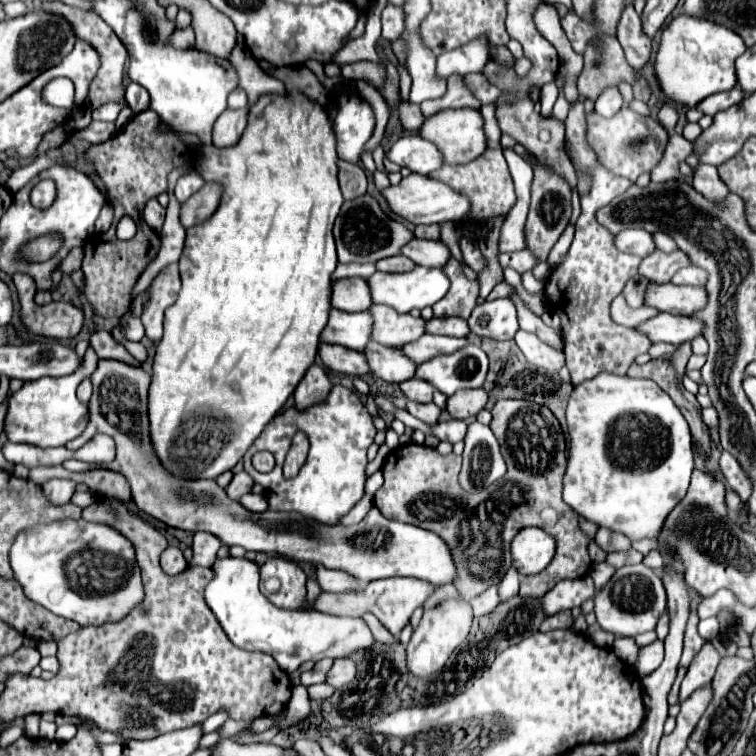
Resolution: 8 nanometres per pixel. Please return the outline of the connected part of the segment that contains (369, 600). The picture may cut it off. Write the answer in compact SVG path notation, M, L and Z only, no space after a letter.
M385 578L385 580L373 580L367 584L365 592L361 594L331 594L331 592L321 592L321 596L315 602L315 608L325 614L337 614L337 616L361 616L363 612L373 612L379 622L393 632L393 636L399 636L405 624L409 622L411 614L425 604L425 600L433 594L435 586L417 580L417 578Z

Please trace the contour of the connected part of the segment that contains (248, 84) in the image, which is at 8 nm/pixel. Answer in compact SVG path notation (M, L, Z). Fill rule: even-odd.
M235 46L229 60L235 64L235 68L239 72L239 86L247 92L249 104L257 104L257 98L261 98L265 94L283 94L285 92L285 84L279 78L265 74L265 70L259 68L257 60L249 54L249 50L245 46Z

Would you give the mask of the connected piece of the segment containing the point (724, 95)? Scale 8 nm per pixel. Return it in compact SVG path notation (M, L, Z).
M733 88L733 90L727 90L727 92L717 92L713 96L707 96L703 102L697 104L697 108L703 112L703 114L717 114L721 110L727 110L729 106L733 104L739 104L747 94L741 90L741 88Z

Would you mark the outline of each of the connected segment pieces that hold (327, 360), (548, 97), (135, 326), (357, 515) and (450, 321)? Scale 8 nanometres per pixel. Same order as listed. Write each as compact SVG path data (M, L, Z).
M319 344L319 354L321 360L327 368L343 372L343 374L351 374L351 376L367 376L371 374L369 362L365 360L363 352L353 352L351 348L341 348L341 346L333 346L333 344Z
M549 82L541 88L541 116L551 114L555 100L557 100L557 86L555 86L555 82Z
M127 316L125 318L125 326L129 326L129 338L131 340L135 340L135 342L139 342L141 338L143 338L143 328L141 328L141 322L139 322L139 318L133 318L133 316Z
M365 493L363 498L341 520L344 520L346 525L359 523L367 515L373 504L374 496Z
M451 316L451 318L431 318L427 322L427 332L429 334L443 334L443 336L465 338L465 336L469 336L469 324L467 324L467 320L463 320L459 316Z

